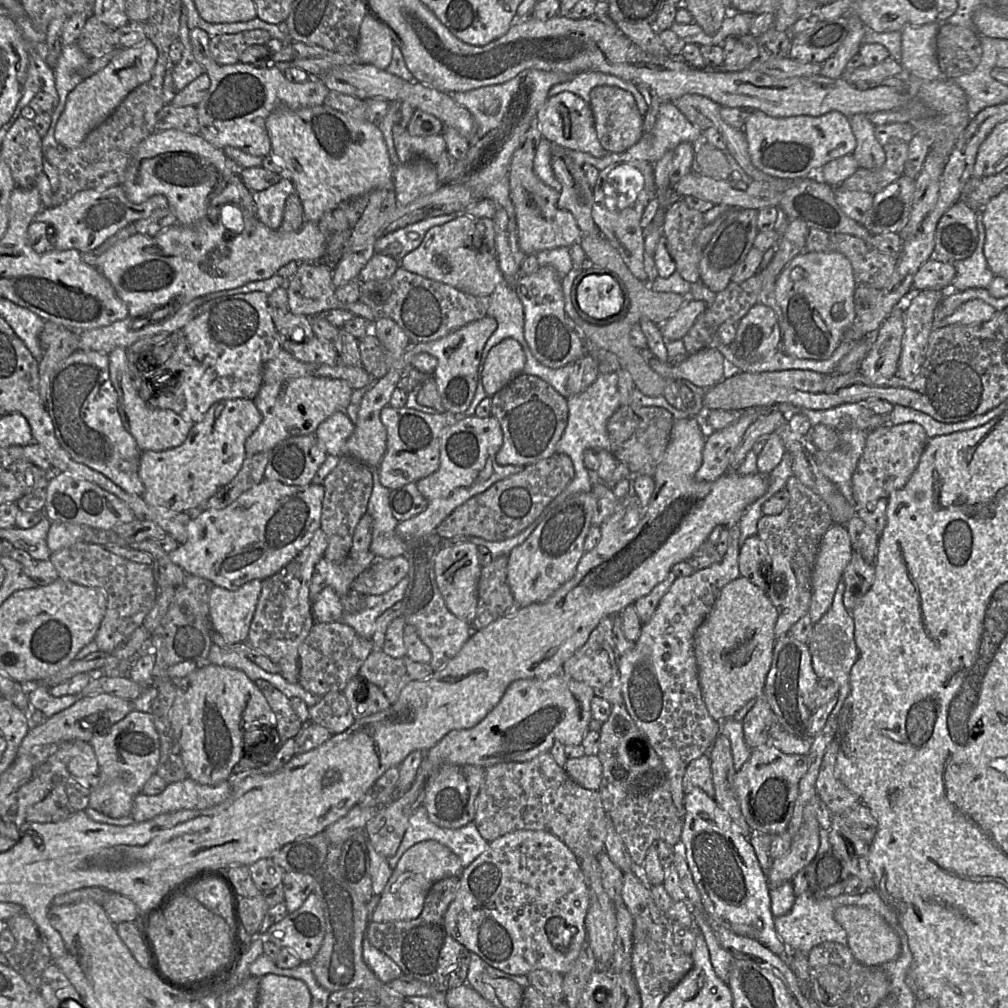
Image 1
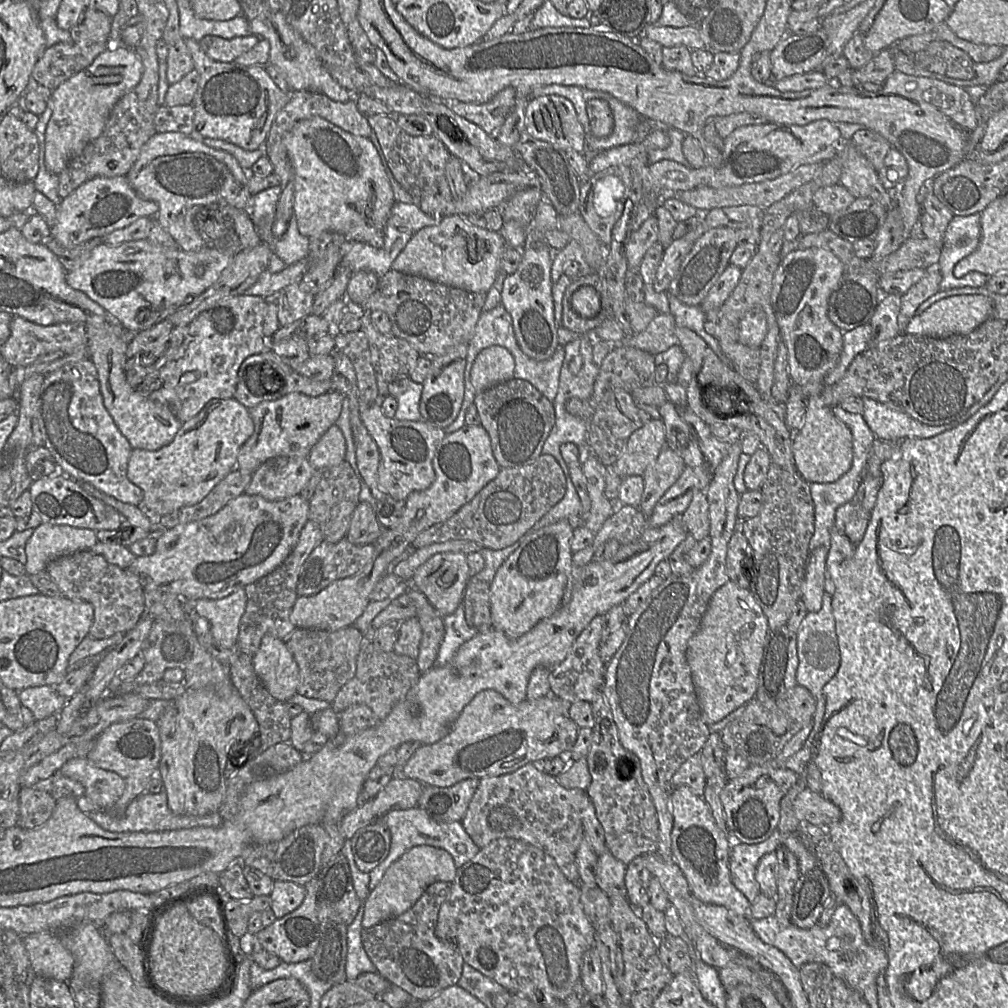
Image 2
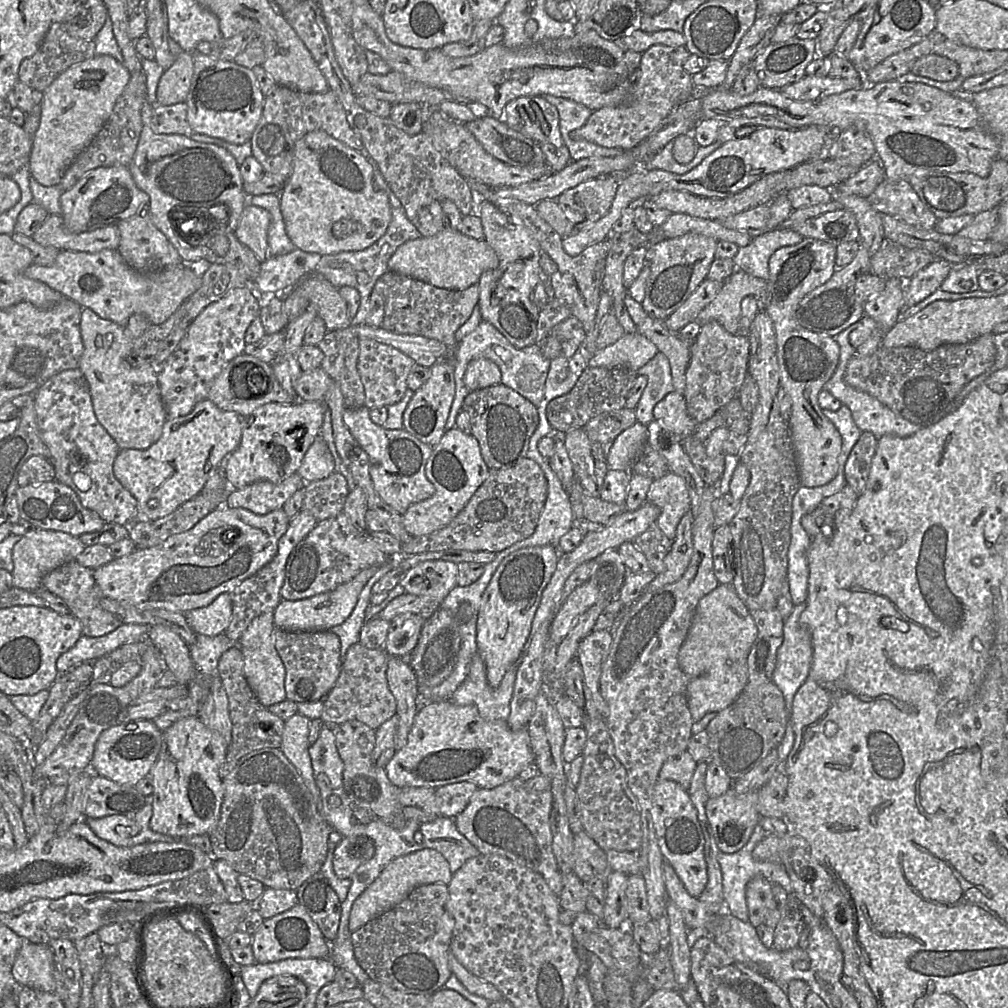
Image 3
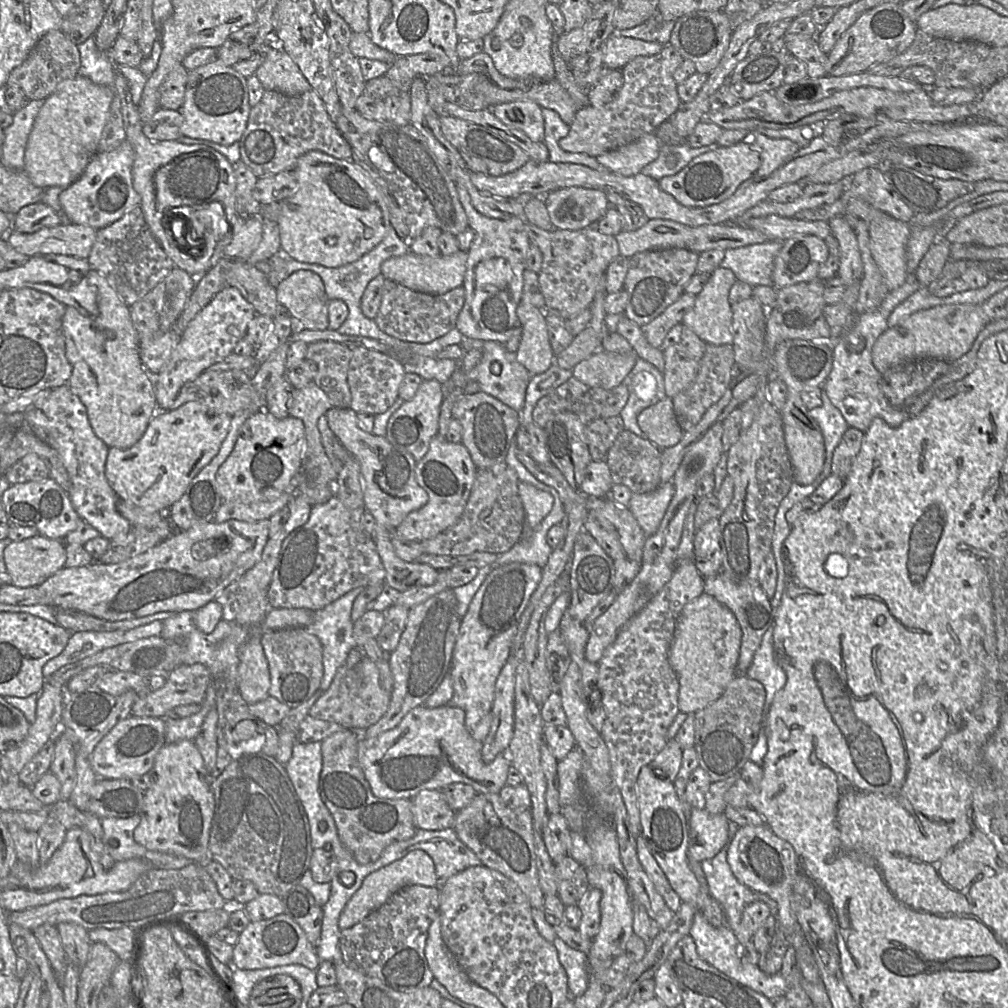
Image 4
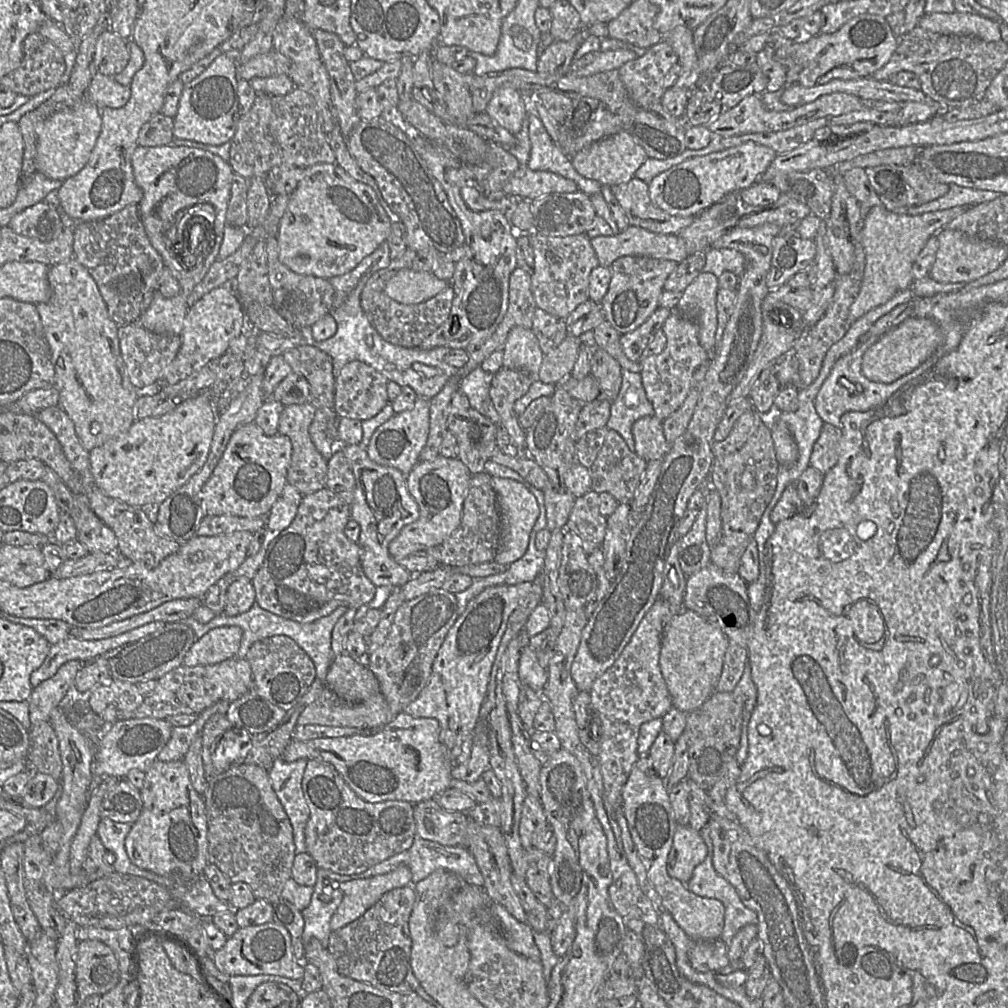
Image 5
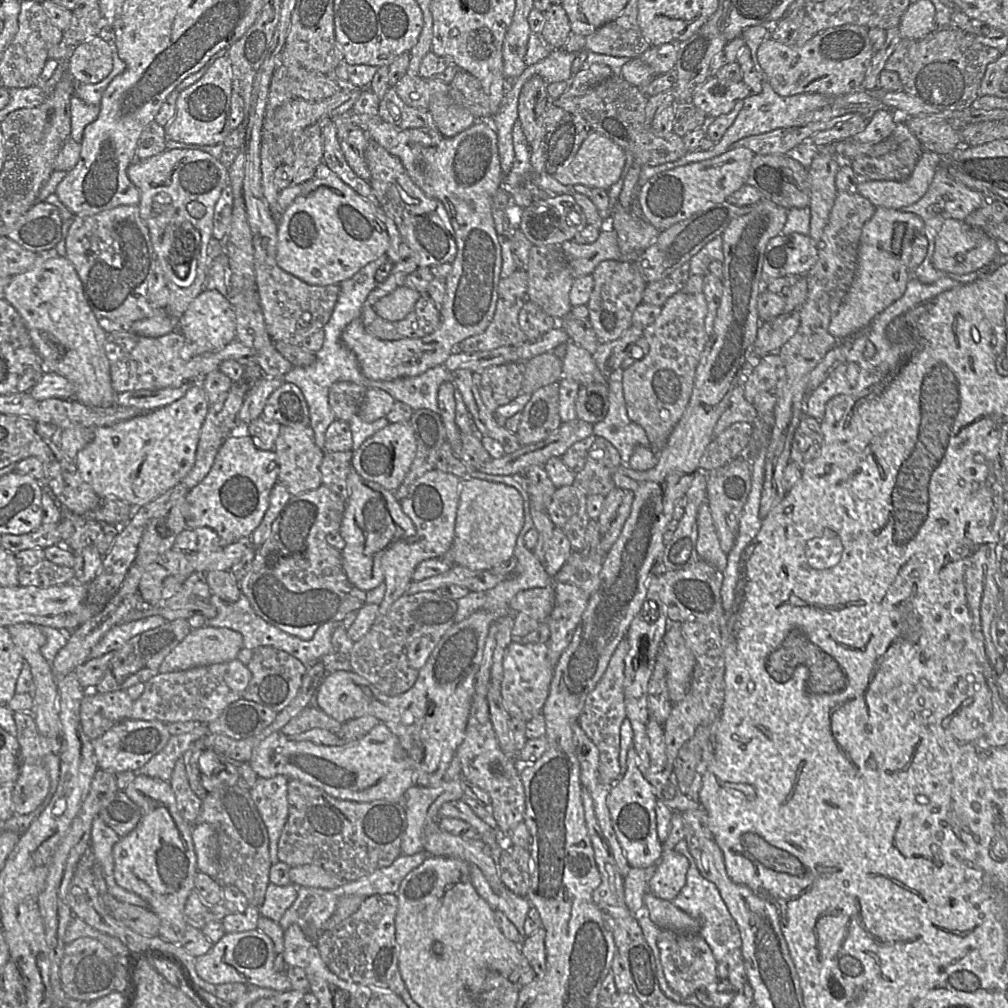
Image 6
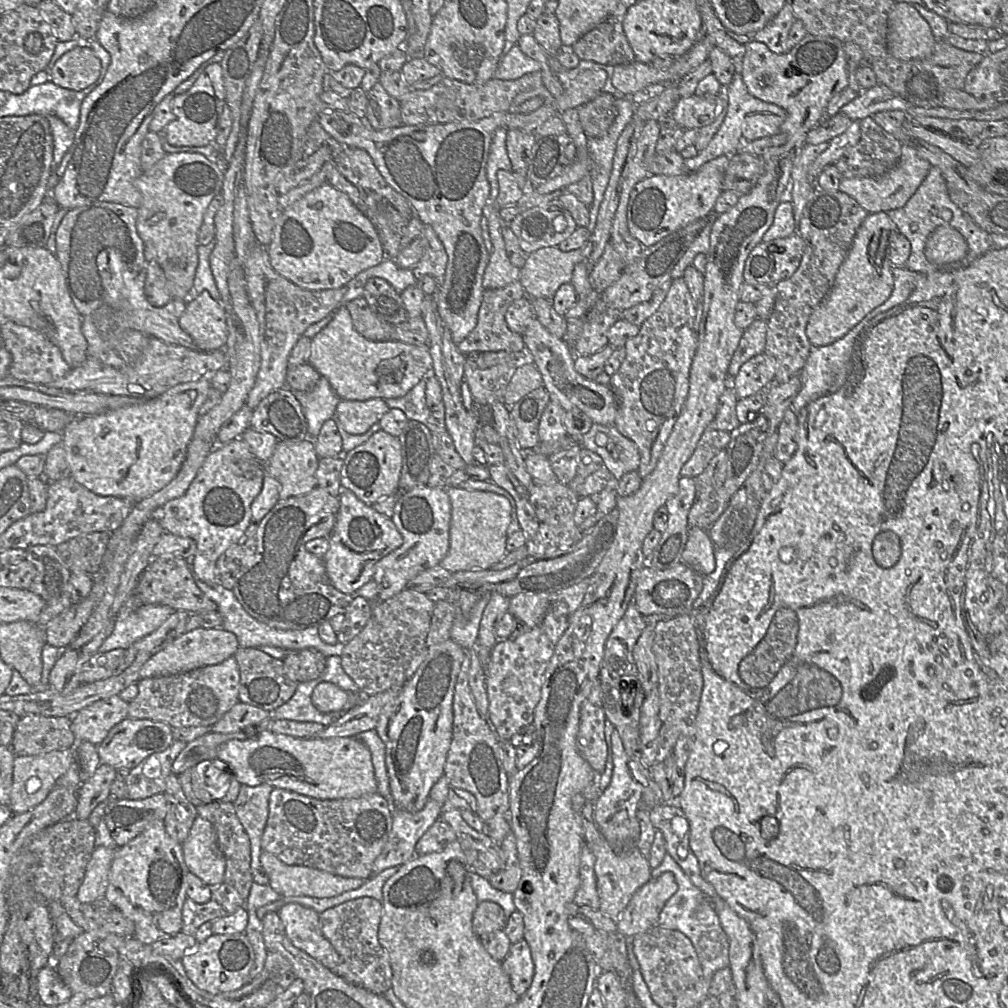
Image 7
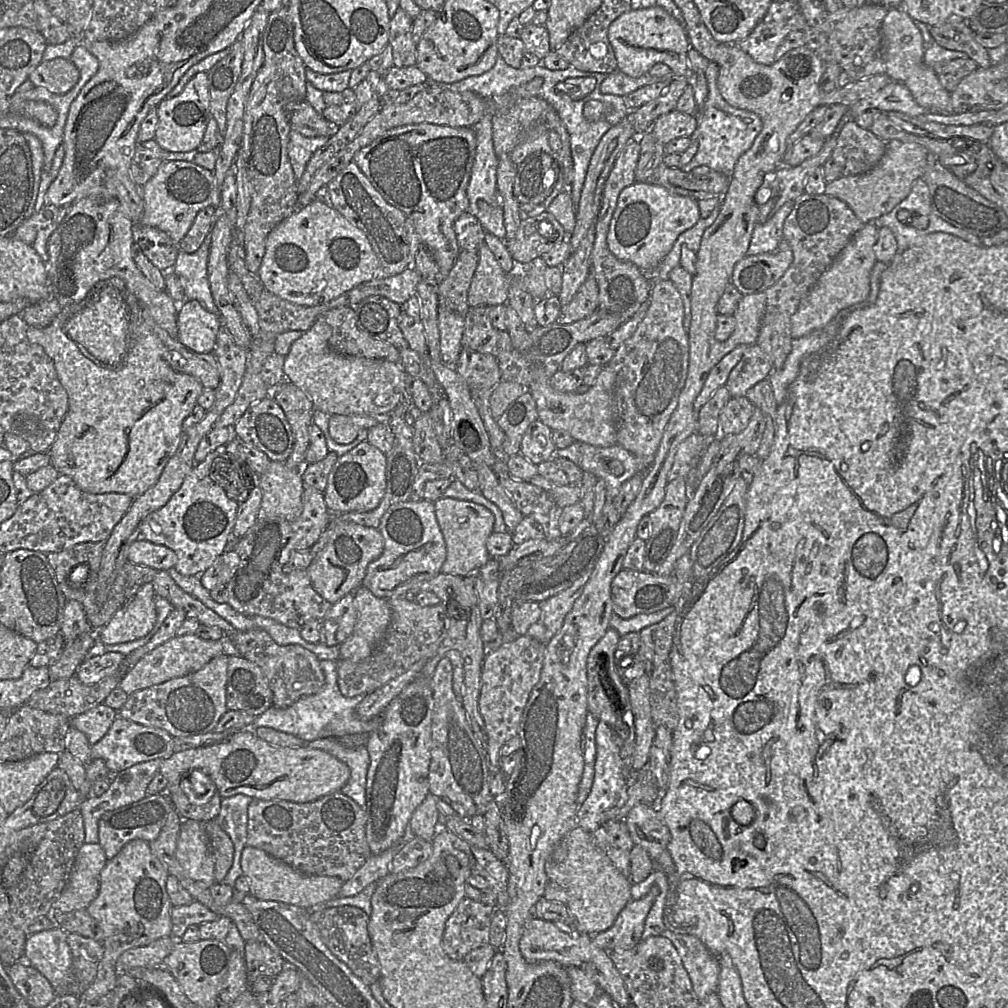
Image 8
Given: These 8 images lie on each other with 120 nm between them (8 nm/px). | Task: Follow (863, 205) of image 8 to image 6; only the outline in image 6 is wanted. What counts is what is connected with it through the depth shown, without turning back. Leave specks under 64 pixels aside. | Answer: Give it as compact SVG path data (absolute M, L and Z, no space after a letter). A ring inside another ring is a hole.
M924 150L907 179L859 182L855 191L877 208L901 210L917 202L927 192L942 159L939 154Z

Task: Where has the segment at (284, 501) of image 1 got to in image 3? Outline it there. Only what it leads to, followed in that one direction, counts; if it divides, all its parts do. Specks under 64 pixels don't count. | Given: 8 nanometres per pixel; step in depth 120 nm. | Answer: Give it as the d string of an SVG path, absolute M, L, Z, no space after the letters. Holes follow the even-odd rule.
M222 504L191 529L95 568L93 577L103 597L137 609L165 609L186 613L208 606L220 594L231 593L242 581L268 564L275 557L279 540L286 533L290 521L283 508L259 515L245 508L230 508Z

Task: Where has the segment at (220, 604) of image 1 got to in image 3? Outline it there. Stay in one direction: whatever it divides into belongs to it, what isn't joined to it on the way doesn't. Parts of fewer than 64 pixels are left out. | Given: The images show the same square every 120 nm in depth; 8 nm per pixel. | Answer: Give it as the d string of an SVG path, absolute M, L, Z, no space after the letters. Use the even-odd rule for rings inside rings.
M223 593L208 606L186 612L189 626L195 633L217 636L225 633L232 616L230 593Z

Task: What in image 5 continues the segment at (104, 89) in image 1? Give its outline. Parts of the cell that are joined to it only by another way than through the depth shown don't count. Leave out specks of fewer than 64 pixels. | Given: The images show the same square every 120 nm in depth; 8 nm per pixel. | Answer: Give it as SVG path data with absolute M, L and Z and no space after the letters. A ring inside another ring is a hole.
M88 100L55 113L39 128L34 157L35 172L53 180L64 181L84 168L101 132L101 108Z

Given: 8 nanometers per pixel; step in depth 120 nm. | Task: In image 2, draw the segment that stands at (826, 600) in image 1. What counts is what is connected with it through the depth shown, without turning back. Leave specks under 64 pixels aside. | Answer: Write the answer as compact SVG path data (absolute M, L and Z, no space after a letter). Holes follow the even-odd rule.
M820 546L810 552L802 581L802 600L808 612L817 612L826 592L827 555L829 548Z

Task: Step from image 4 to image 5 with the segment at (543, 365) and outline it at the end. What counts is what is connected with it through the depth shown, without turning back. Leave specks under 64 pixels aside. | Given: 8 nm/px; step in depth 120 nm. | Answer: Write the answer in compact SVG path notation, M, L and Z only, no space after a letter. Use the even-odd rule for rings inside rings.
M514 327L503 346L503 368L522 370L535 377L544 353L531 328Z

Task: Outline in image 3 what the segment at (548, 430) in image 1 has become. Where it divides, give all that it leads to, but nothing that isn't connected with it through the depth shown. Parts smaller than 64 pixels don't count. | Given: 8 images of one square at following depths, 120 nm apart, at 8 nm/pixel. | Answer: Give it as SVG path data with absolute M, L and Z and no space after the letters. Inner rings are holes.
M498 383L470 392L464 399L462 411L469 415L469 433L478 440L489 469L506 468L527 458L529 441L540 421L538 406L512 388Z

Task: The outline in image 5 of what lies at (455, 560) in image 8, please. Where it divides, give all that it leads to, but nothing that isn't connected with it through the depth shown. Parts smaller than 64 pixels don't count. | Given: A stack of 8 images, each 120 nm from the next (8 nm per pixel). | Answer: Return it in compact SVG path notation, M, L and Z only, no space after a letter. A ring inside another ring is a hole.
M493 477L491 485L497 494L501 513L500 545L493 561L502 565L510 565L526 553L530 533L540 514L540 507L536 497L517 481Z

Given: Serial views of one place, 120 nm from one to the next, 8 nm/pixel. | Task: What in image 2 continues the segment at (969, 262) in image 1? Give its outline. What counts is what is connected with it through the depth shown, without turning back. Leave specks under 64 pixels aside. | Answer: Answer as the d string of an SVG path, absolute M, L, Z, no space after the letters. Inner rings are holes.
M981 213L966 216L954 216L944 236L944 249L938 266L942 281L940 290L963 287L985 287L988 276L978 271L971 271L962 277L954 275L956 264L972 254L981 239Z

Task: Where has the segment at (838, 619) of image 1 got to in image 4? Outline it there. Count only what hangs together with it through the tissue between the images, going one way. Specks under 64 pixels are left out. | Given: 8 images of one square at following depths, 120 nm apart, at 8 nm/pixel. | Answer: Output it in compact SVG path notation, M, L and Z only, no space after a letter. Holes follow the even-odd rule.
M772 624L764 633L760 647L754 654L751 665L744 674L759 681L765 689L765 713L772 703L775 694L783 688L787 681L784 670L775 661L773 655Z

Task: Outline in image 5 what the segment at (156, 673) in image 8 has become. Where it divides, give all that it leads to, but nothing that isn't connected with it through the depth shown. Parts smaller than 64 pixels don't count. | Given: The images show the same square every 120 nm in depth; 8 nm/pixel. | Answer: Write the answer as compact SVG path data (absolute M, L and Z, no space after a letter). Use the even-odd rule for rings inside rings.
M222 626L209 630L195 640L182 665L213 665L226 659L236 658L243 630L238 626Z

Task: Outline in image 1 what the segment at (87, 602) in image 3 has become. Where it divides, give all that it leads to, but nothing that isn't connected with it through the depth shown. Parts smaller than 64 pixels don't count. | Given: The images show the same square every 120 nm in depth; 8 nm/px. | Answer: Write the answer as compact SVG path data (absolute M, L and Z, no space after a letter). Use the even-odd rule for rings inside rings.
M80 541L51 554L58 576L73 583L102 588L107 595L105 615L95 635L99 650L112 651L140 627L157 597L153 566L127 560L106 550L103 545Z

